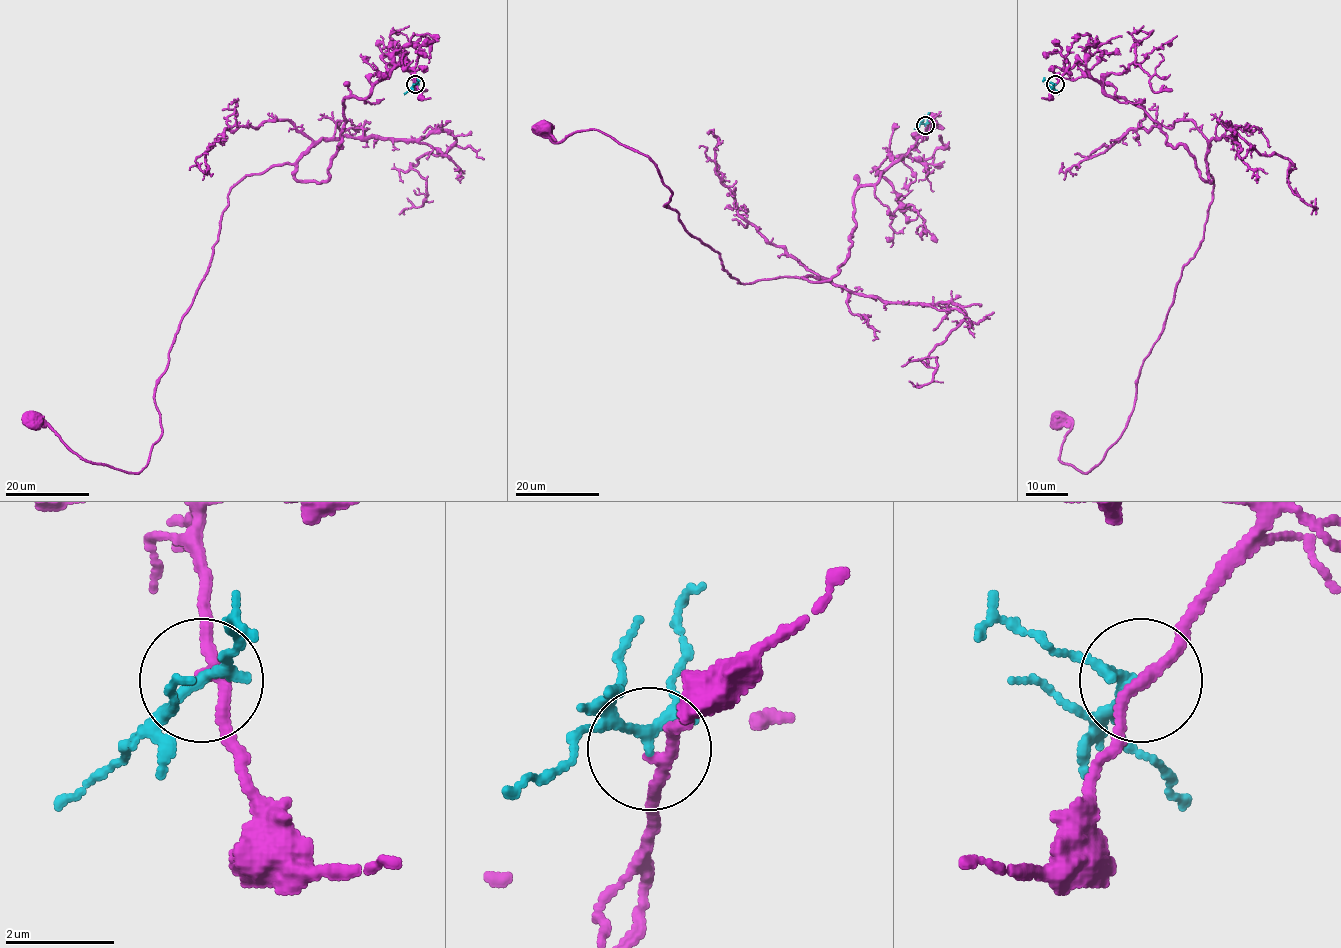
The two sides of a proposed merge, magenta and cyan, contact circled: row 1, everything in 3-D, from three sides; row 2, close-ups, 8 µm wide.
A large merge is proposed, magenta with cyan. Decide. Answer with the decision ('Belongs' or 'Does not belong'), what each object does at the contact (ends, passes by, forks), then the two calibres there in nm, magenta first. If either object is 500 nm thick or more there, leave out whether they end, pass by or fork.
Does not belong. At the ring magenta passes by. At the ring cyan passes by. Thickness 200 nm (magenta) against 180 nm

